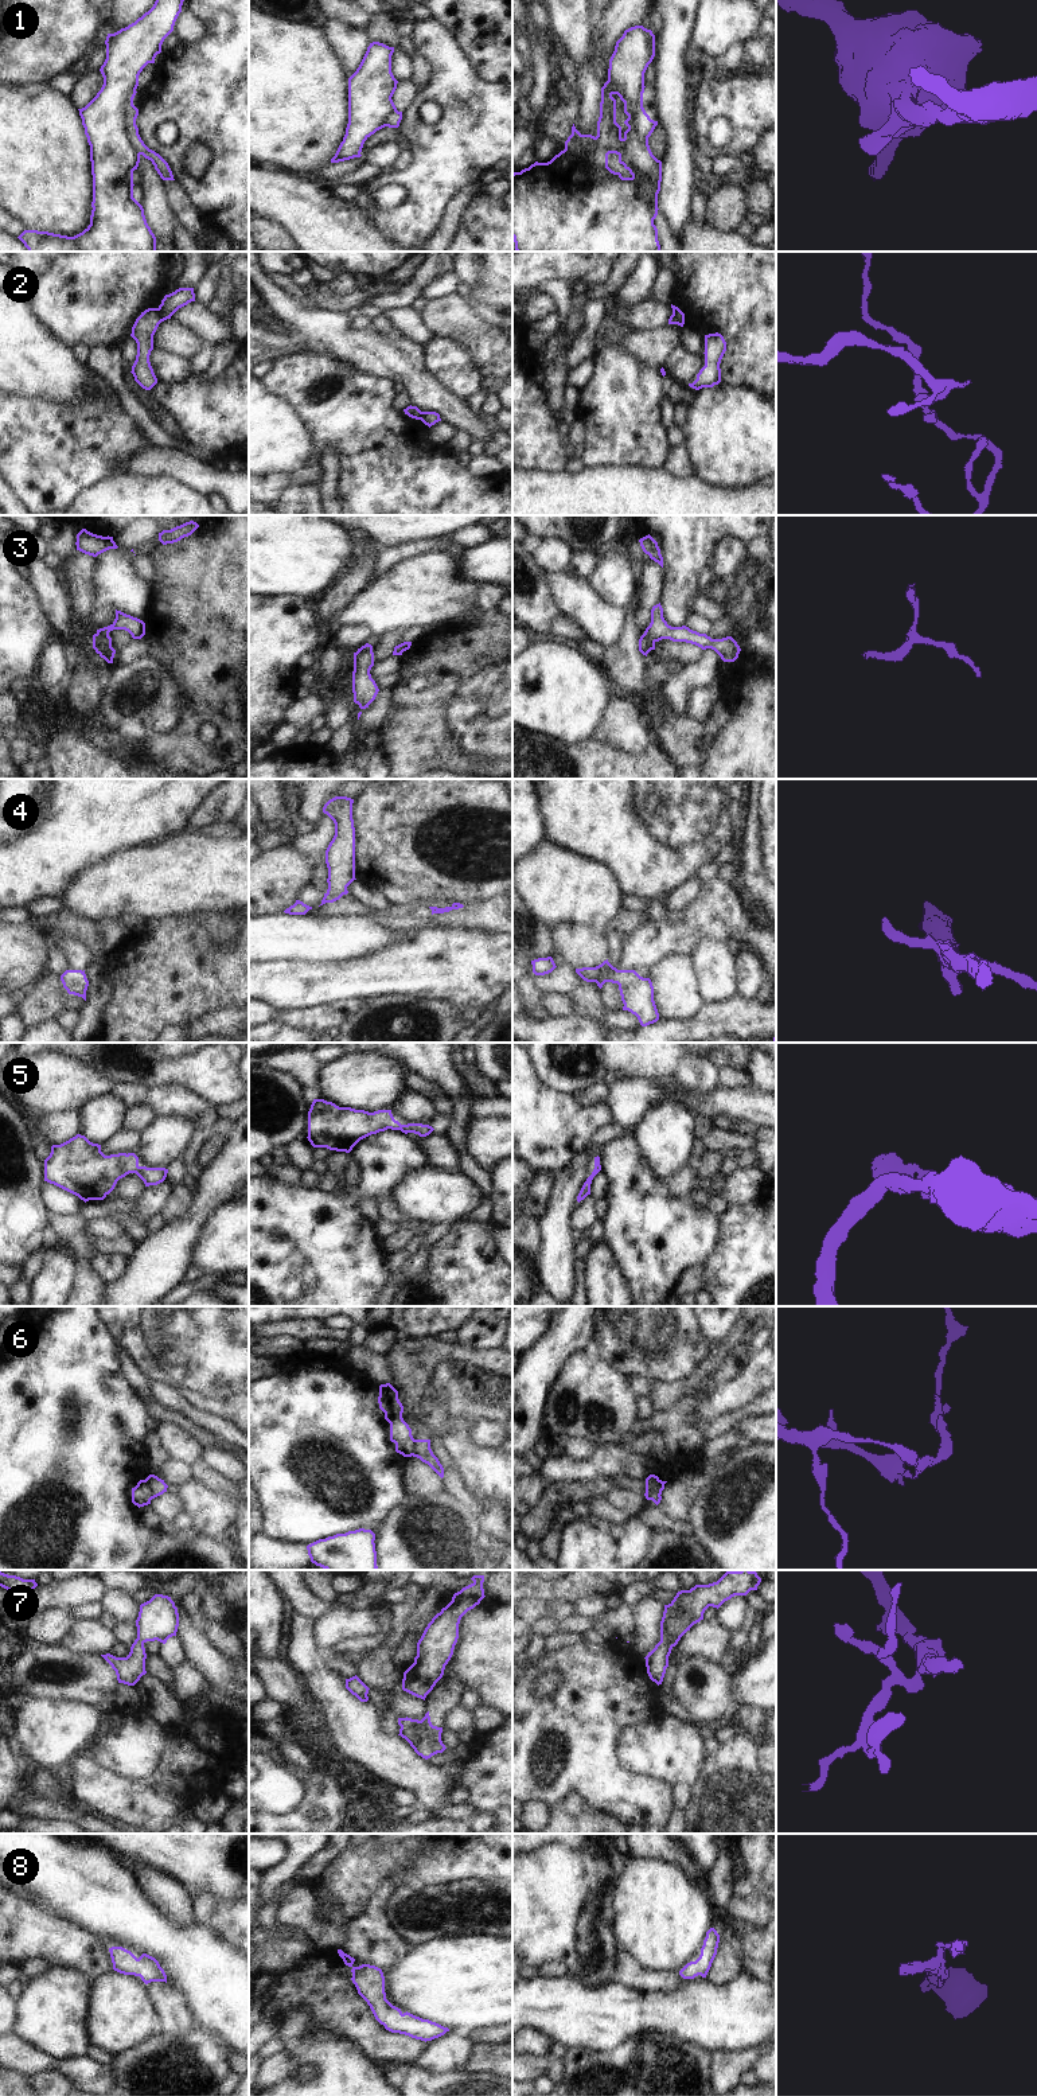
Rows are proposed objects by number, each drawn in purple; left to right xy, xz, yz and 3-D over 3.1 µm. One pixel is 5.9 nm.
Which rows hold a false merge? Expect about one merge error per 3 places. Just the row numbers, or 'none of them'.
1, 2, 6.

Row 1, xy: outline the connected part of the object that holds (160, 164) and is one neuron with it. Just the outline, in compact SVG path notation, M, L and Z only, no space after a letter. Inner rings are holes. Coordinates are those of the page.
M132 105L128 108L128 133L133 137L133 145L136 151L145 159L151 160L155 170L163 180L175 180L168 163L155 151L149 149L139 135L139 128L136 125L136 118L139 116L139 109Z

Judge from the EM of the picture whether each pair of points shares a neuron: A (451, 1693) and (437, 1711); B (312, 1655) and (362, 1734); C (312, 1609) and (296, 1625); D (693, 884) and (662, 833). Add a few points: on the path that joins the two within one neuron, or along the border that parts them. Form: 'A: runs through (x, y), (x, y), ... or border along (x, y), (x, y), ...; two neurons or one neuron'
A: runs through (447, 1697), (437, 1707); one neuron
B: runs through (316, 1675), (330, 1690), (344, 1714); one neuron
C: border along (296, 1612), (314, 1621); two neurons
D: border along (693, 877), (677, 885), (666, 899); two neurons

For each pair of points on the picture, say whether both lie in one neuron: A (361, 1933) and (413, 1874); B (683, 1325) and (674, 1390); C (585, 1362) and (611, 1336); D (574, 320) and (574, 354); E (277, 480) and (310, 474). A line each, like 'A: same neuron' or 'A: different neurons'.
A: different neurons
B: different neurons
C: different neurons
D: different neurons
E: same neuron

